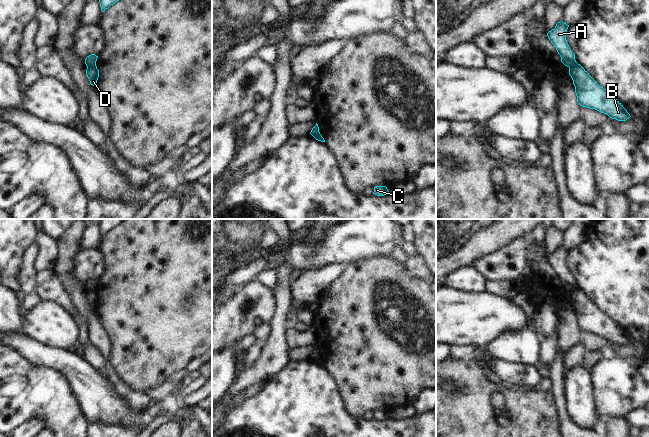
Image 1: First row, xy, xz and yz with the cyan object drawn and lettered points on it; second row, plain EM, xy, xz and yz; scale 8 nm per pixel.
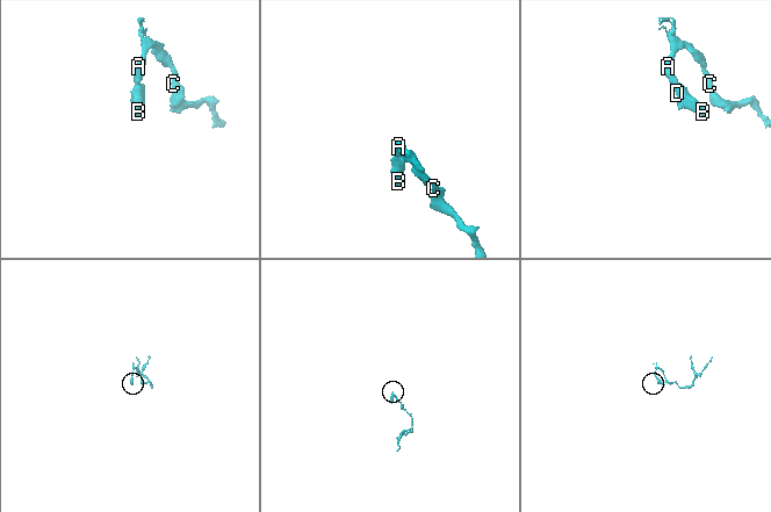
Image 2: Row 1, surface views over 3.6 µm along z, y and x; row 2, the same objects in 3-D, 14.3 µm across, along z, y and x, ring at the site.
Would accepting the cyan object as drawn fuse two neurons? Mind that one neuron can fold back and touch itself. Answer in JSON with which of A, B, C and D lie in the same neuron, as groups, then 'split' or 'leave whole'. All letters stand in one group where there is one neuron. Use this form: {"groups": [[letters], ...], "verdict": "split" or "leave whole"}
{"groups": [["A", "C"], ["B", "D"]], "verdict": "split"}

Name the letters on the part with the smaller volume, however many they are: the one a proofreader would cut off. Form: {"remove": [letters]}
{"remove": ["B", "D"]}

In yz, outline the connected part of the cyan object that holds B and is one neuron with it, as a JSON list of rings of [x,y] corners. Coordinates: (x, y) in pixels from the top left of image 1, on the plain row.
[[[576,287],[569,292],[569,299],[580,330],[595,333],[618,345],[626,345],[631,341],[623,329],[601,311],[580,288]]]

